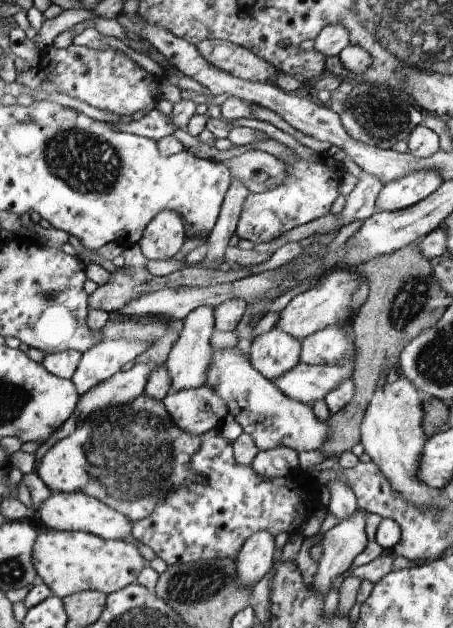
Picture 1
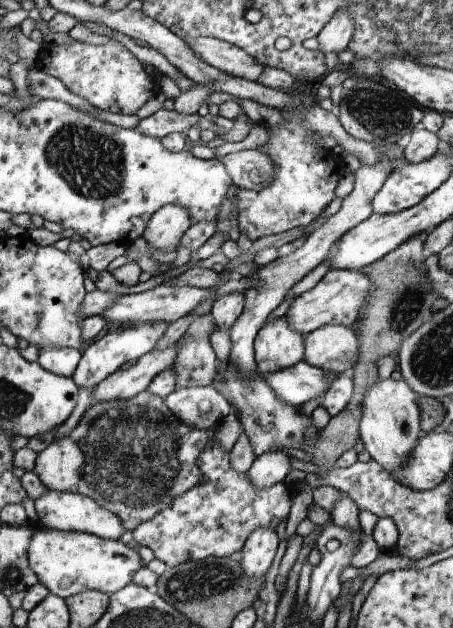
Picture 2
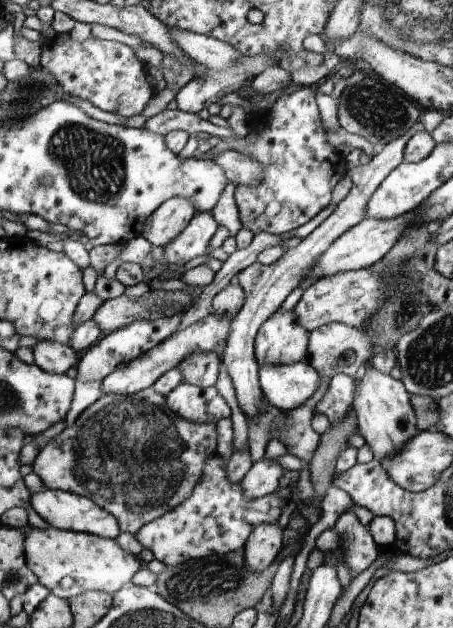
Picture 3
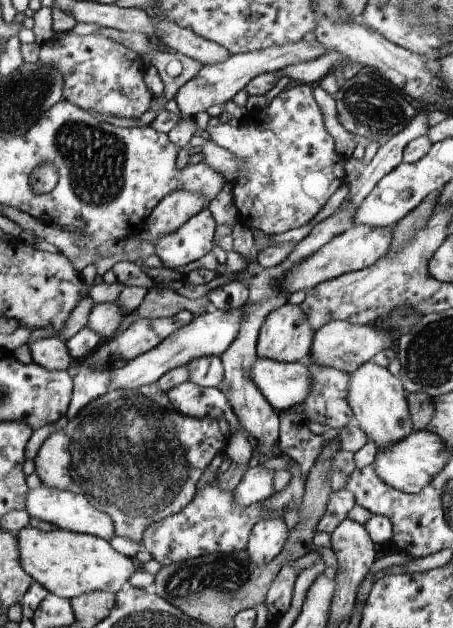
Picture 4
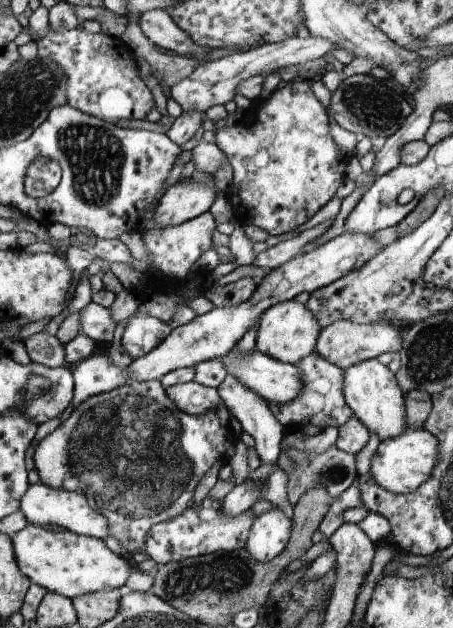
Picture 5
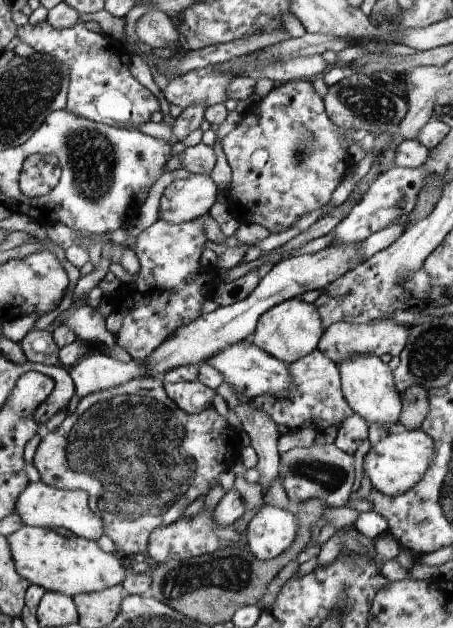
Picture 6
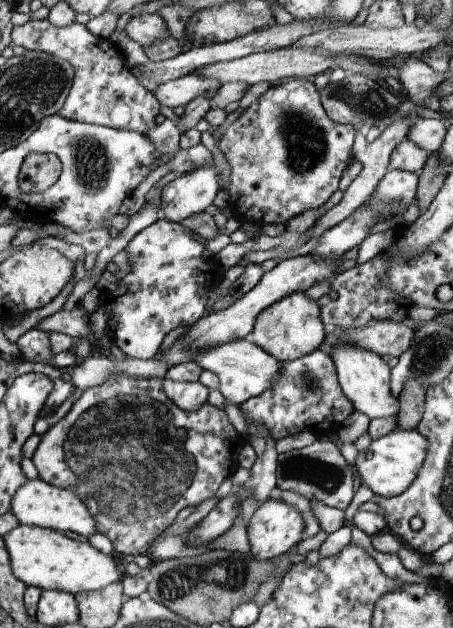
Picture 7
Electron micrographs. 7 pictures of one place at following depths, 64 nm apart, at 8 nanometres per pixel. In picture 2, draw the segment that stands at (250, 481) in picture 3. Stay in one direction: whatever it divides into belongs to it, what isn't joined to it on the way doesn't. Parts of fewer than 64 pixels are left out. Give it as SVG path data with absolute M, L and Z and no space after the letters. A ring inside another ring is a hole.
M282 449L258 455L248 470L253 485L261 489L282 482L292 469L290 466L291 458Z

